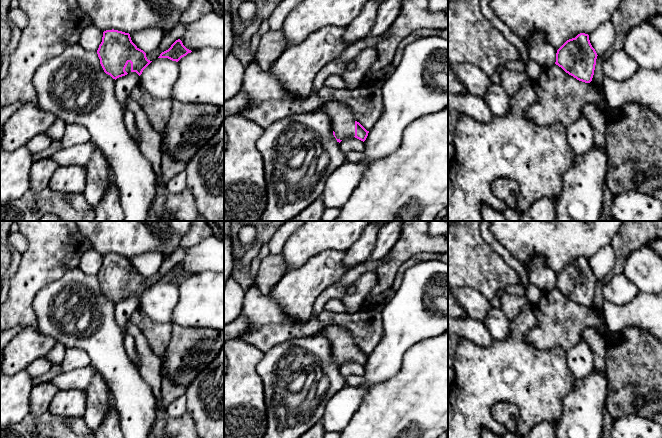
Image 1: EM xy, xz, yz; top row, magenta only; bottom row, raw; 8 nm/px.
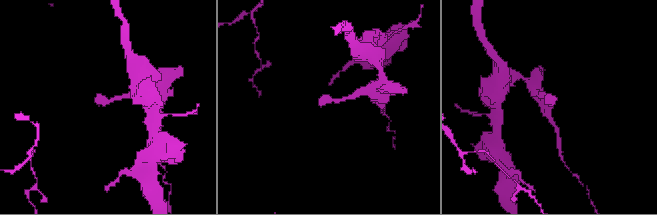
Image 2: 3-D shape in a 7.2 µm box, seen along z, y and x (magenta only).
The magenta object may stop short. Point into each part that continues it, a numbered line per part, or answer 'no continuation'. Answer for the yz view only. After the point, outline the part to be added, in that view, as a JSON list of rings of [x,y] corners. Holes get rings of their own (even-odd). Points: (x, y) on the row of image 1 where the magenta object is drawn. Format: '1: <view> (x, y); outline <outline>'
no continuation

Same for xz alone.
1: xz (342, 120); outline [[[330,101],[316,112],[328,115],[337,139],[342,140],[345,137],[355,136],[355,119],[348,107],[337,101]]]

